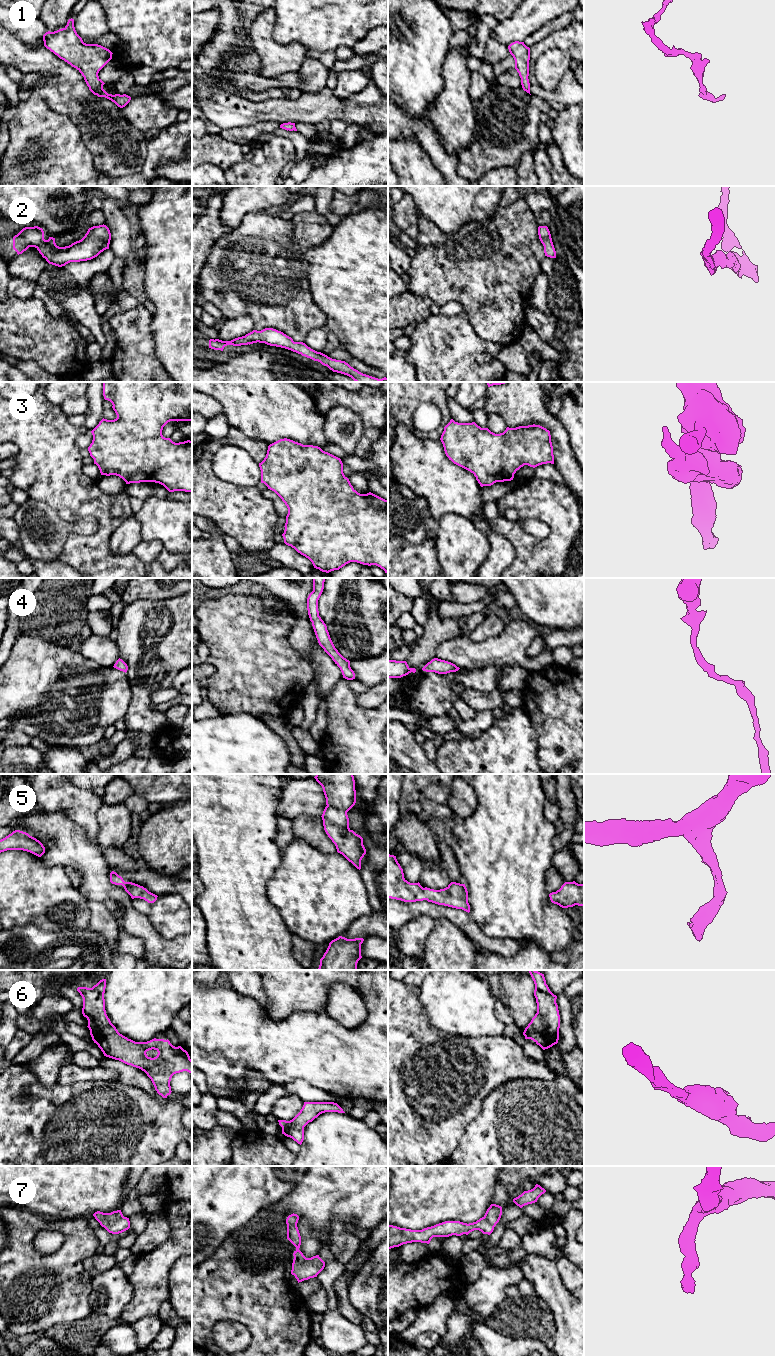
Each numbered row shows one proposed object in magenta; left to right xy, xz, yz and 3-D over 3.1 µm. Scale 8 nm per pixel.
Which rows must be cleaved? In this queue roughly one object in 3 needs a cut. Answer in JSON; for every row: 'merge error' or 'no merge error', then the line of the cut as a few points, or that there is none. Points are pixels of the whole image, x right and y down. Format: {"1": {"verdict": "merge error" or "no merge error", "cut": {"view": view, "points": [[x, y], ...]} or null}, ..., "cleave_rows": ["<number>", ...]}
{"1": {"verdict": "no merge error", "cut": null}, "2": {"verdict": "no merge error", "cut": null}, "3": {"verdict": "no merge error", "cut": null}, "4": {"verdict": "no merge error", "cut": null}, "5": {"verdict": "no merge error", "cut": null}, "6": {"verdict": "no merge error", "cut": null}, "7": {"verdict": "no merge error", "cut": null}, "cleave_rows": []}

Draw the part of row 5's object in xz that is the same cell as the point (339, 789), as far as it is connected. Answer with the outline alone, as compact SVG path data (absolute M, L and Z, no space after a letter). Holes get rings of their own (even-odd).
M316 774L314 777L322 786L326 807L322 814L326 834L342 854L357 869L366 854L363 838L349 828L347 812L356 803L353 774Z

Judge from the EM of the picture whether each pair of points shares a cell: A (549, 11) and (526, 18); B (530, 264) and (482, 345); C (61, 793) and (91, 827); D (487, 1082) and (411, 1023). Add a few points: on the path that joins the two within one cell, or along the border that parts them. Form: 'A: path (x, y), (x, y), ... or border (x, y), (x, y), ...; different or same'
A: path (543, 11), (535, 11), (532, 14); same
B: border (470, 322), (480, 337), (497, 342), (501, 346); different
C: path (69, 801), (86, 819); same
D: path (464, 1088), (459, 1088), (422, 1051), (420, 1046); same

